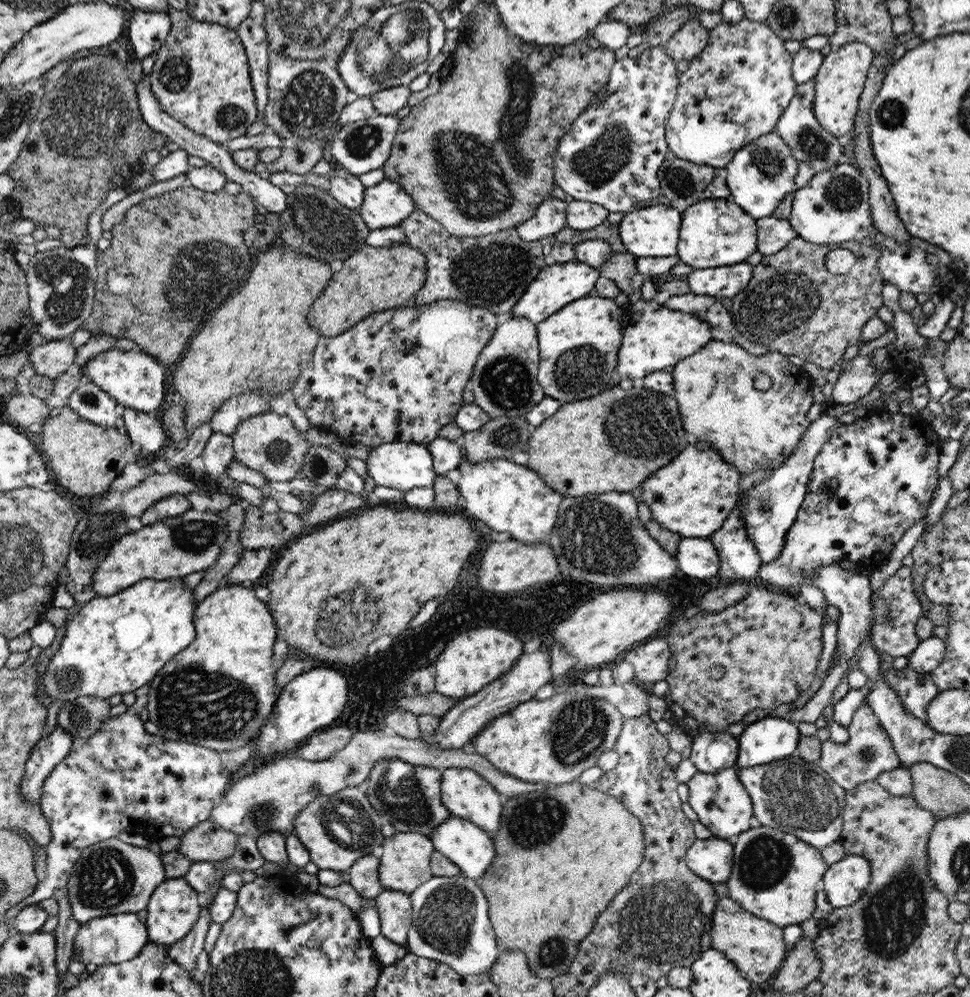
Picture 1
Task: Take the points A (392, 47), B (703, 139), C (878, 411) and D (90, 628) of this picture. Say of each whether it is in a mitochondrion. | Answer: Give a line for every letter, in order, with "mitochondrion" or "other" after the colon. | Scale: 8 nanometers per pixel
A: mitochondrion
B: other
C: other
D: other

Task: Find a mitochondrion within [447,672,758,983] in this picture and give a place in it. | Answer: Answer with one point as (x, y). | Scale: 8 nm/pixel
(663, 923)

